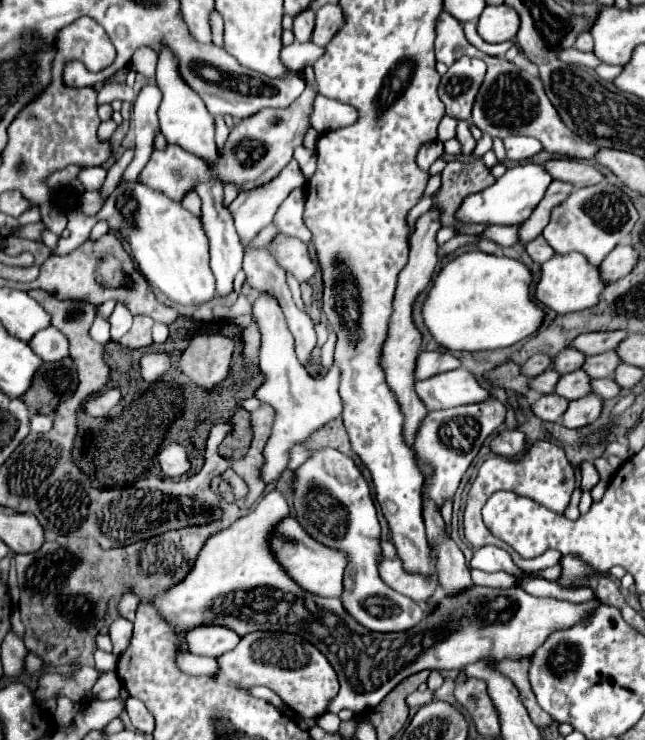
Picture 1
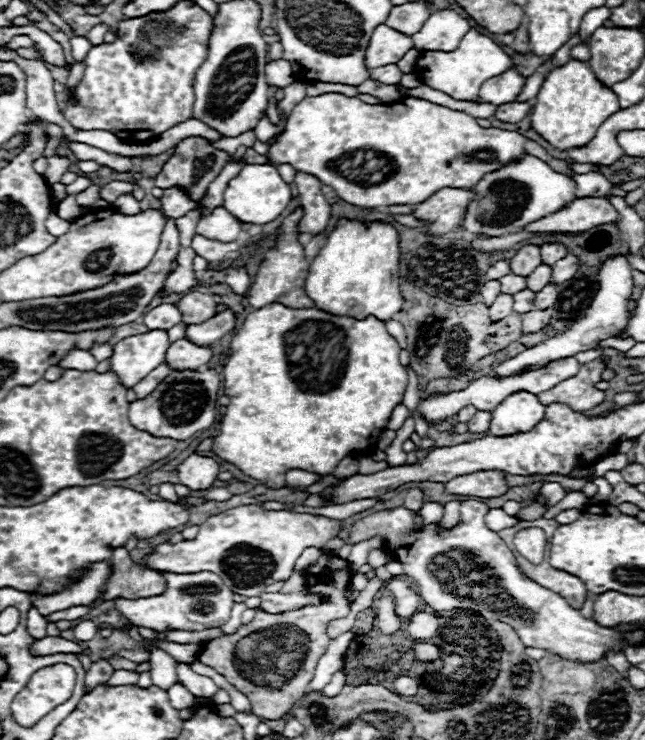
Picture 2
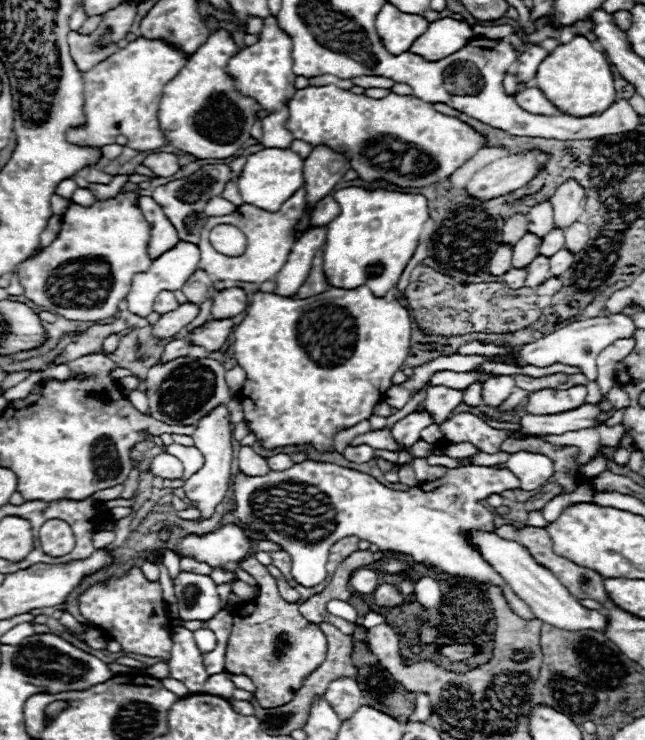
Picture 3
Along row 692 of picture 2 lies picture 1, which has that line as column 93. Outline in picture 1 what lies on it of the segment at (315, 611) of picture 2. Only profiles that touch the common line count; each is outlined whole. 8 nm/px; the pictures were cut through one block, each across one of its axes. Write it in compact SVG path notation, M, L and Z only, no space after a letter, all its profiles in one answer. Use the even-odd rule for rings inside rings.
M106 234L98 242L84 242L80 248L70 252L68 256L50 256L42 268L40 276L34 282L38 288L50 292L56 298L70 298L90 302L94 306L104 304L106 300L122 302L134 314L150 316L156 322L172 324L178 318L178 312L166 304L160 304L154 292L148 288L144 276L136 270L132 256L124 250L122 242L114 234Z

